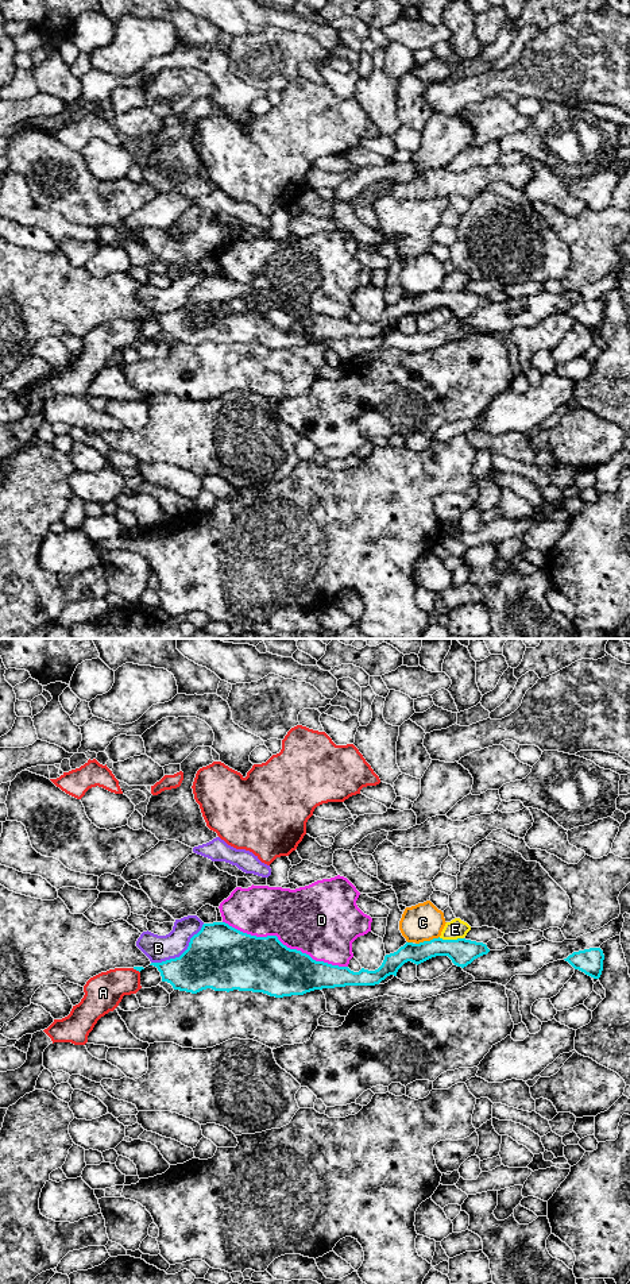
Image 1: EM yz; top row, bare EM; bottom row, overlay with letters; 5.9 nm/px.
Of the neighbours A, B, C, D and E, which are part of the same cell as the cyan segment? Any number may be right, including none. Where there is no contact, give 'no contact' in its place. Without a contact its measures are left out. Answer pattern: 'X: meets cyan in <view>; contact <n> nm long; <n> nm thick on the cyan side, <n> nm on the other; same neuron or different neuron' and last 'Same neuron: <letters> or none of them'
A: meets cyan in yz; contact 50 nm long; 30 nm thick on the cyan side, 220 nm on the other; different neuron
B: meets cyan in yz; contact 400 nm long; 380 nm thick on the cyan side, 160 nm on the other; different neuron
C: meets cyan in yz; contact 150 nm long; 160 nm thick on the cyan side, 220 nm on the other; different neuron
D: meets cyan in yz; contact 800 nm long; 340 nm thick on the cyan side, 420 nm on the other; different neuron
E: meets cyan in yz; contact 150 nm long; 160 nm thick on the cyan side, 120 nm on the other; different neuron
Same neuron: none of them

